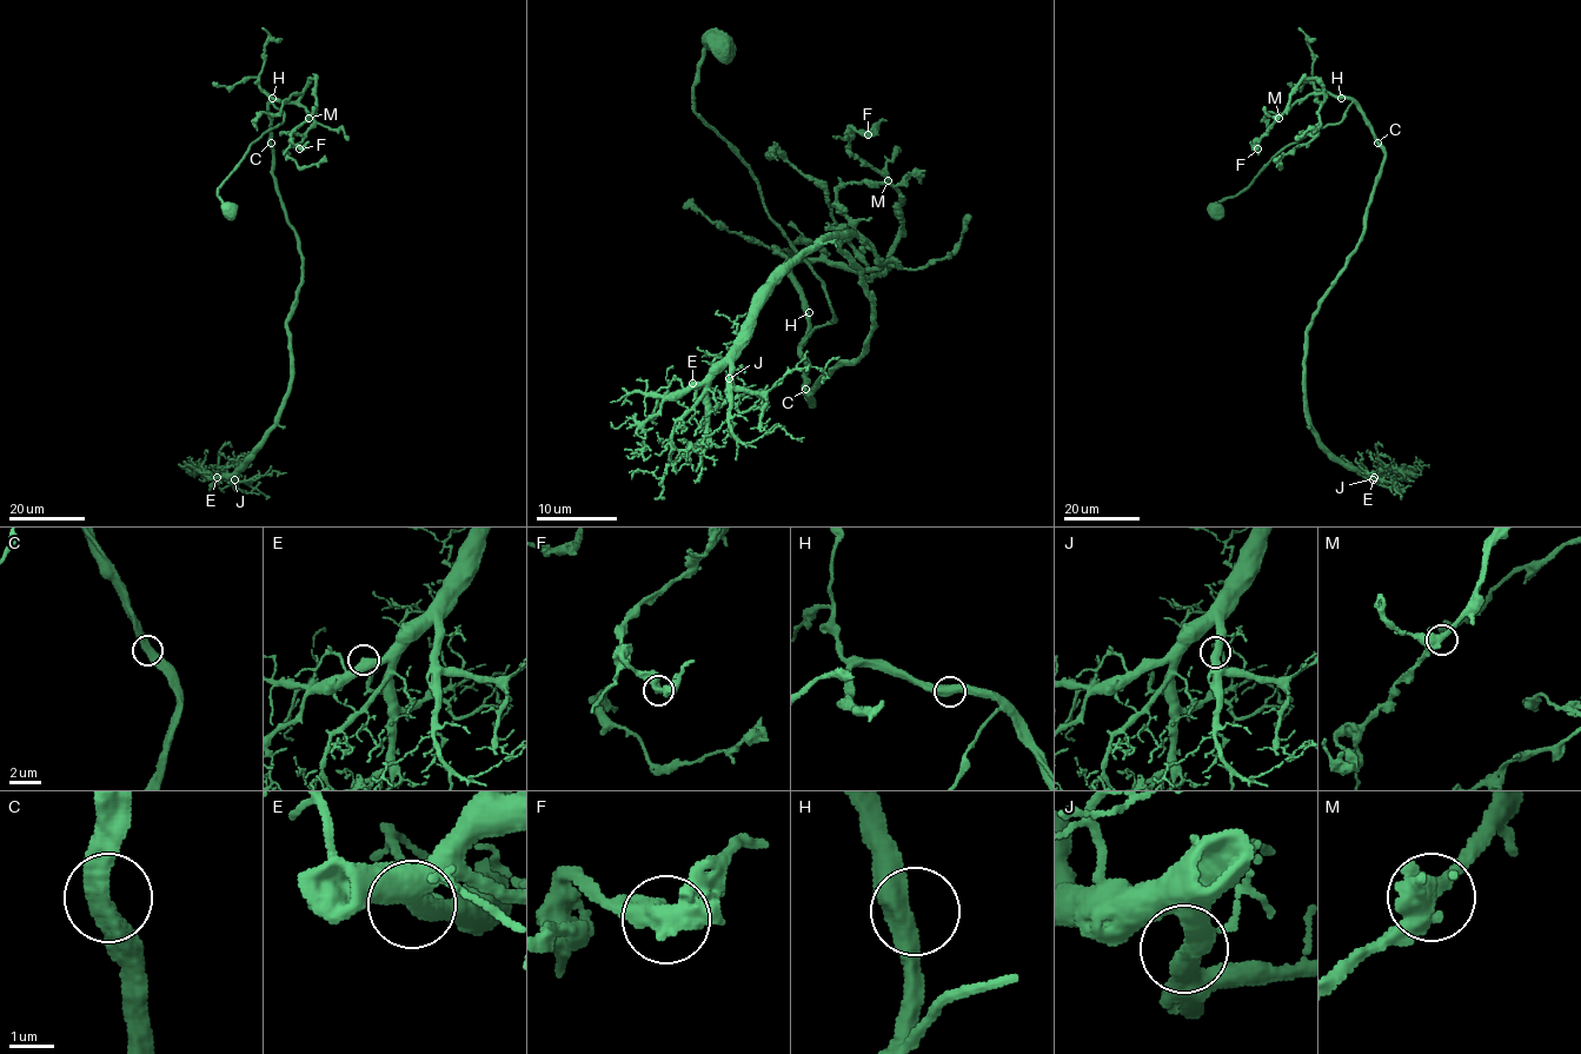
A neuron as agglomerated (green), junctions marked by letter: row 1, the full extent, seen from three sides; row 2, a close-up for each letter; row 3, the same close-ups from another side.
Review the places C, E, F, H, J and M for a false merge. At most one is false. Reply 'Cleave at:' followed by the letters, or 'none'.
Cleave at: none

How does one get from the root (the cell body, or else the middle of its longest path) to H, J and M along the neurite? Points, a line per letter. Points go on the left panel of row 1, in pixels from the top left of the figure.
H: (231, 207), (218, 197), (218, 187), (250, 146), (284, 120), (284, 112), (274, 105), (272, 98)
J: (231, 207), (218, 187), (284, 120), (270, 103), (272, 174), (301, 284), (286, 324), (290, 391), (234, 479)
M: (231, 207), (218, 187), (250, 146), (284, 120), (264, 91), (296, 101), (313, 79), (316, 111), (309, 118)

